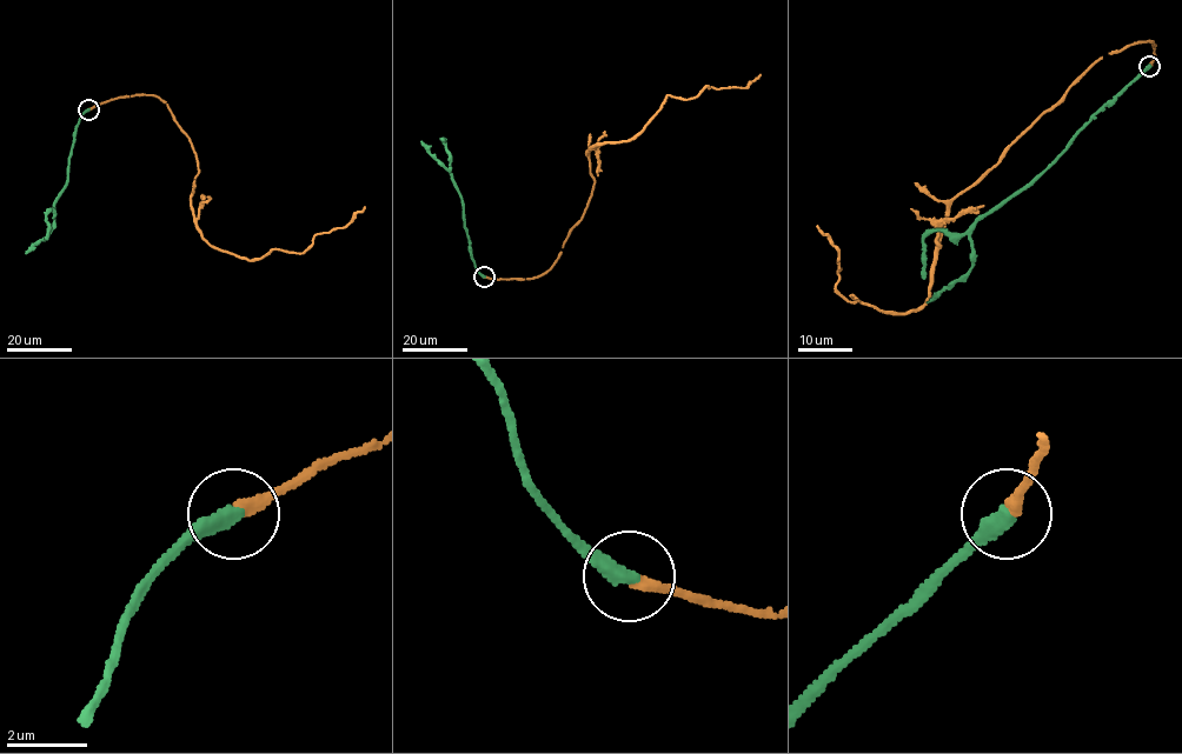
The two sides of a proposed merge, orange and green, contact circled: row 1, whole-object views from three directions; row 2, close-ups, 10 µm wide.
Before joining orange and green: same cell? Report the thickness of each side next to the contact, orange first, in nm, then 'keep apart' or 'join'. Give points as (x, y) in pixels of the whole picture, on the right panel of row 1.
280 nm thick on the orange side, 440 nm on the other; join

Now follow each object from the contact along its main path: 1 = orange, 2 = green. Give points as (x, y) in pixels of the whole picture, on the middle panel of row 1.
1: (484, 277), (536, 278), (549, 269), (592, 193), (592, 146), (632, 139), (668, 95), (745, 87), (759, 74)
2: (484, 277), (472, 258), (463, 204), (450, 167), (446, 168), (422, 141)

